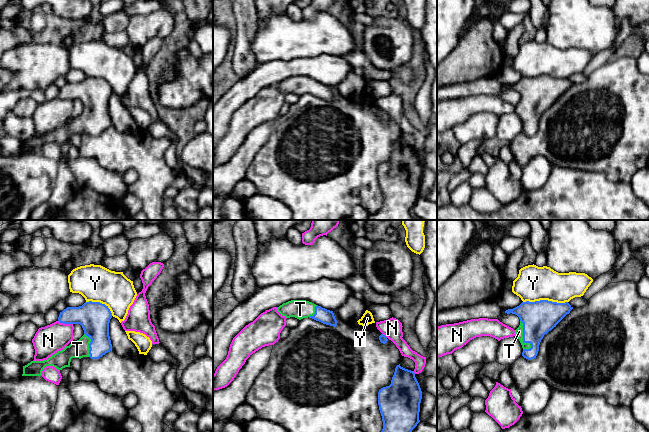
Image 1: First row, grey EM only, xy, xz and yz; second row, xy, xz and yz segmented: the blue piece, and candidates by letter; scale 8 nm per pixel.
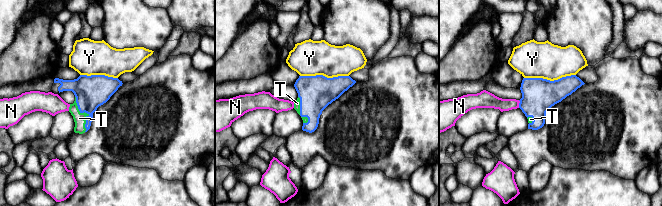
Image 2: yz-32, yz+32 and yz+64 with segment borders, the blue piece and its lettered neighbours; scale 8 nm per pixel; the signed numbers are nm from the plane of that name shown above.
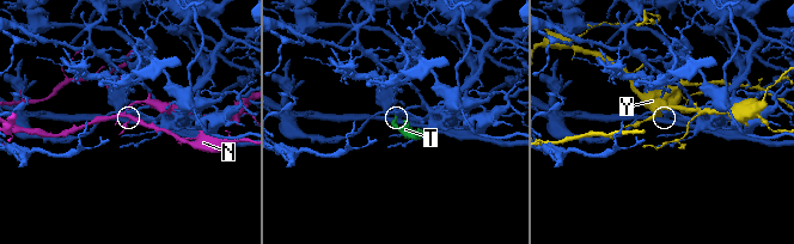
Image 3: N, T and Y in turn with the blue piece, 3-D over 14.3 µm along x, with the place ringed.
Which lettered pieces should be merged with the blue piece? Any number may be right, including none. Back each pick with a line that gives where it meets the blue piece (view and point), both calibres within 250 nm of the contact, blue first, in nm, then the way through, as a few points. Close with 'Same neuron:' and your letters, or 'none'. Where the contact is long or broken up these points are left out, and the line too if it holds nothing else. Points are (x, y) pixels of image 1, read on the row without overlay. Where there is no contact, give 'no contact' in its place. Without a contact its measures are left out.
T: contact yz (523, 113); calibres 260 and 60 nm; way yz (539, 93), (533, 103), (523, 113), (519, 107)
Same neuron: T

